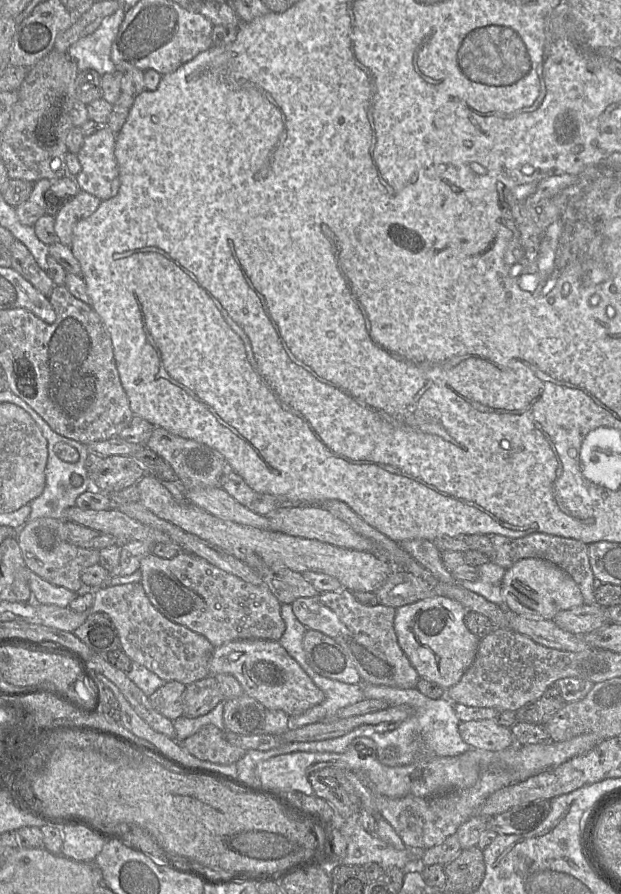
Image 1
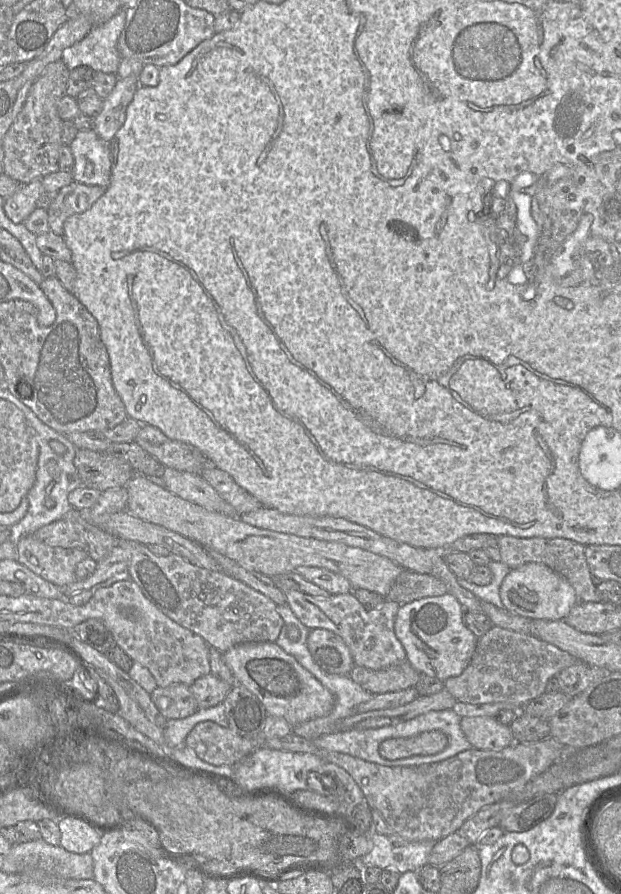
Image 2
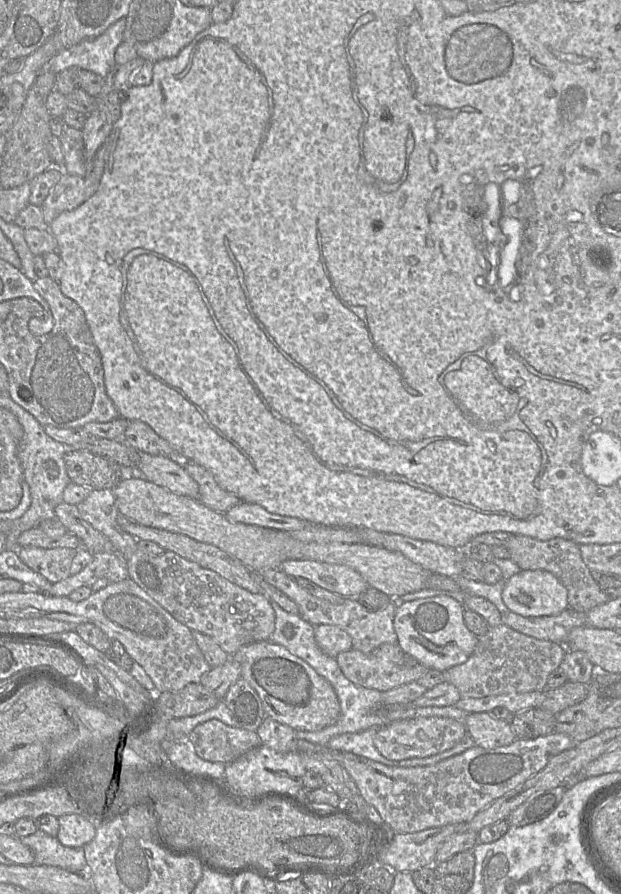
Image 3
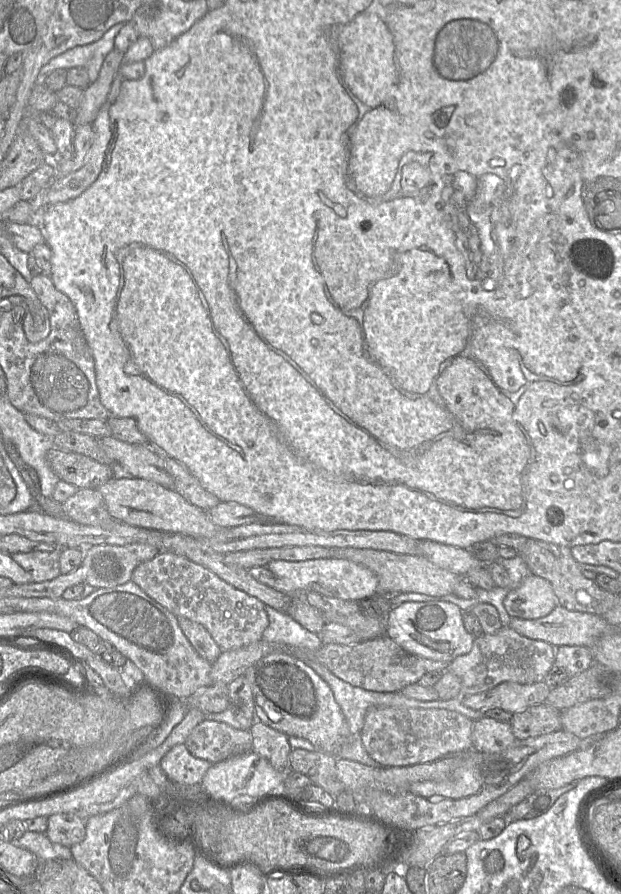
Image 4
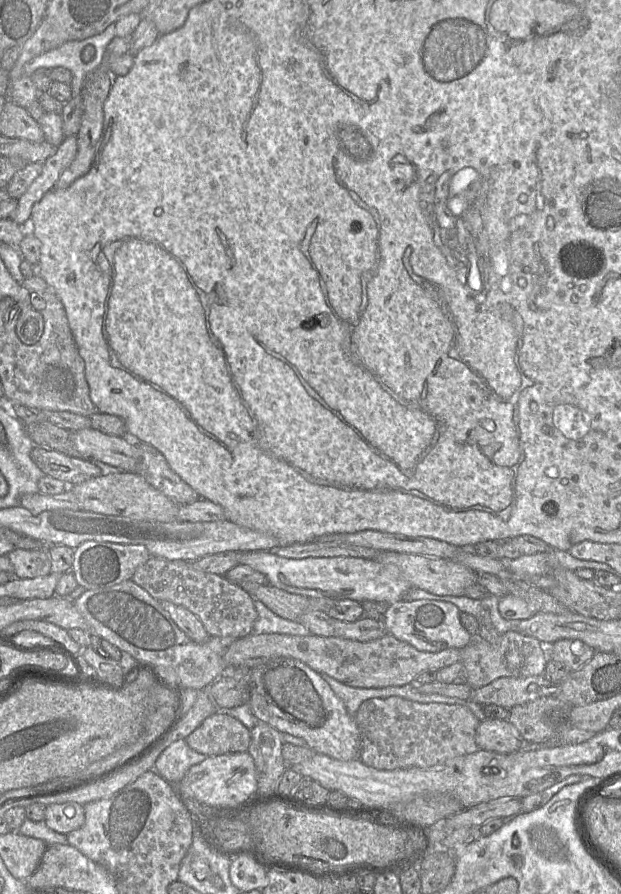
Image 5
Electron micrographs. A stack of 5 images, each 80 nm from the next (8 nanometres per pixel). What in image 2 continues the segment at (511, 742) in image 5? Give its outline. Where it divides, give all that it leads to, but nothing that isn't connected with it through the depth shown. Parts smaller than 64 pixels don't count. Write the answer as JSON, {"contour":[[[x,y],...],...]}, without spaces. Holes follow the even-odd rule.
{"contour":[[[489,716],[462,717],[460,727],[466,739],[478,750],[499,751],[514,743],[510,725],[504,725]]]}

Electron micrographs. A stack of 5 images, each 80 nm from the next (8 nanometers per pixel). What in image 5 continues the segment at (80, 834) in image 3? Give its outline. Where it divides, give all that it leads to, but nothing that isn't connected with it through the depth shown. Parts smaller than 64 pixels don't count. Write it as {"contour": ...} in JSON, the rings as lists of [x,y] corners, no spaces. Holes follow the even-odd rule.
{"contour":[[[76,802],[48,805],[45,809],[45,823],[55,832],[67,835],[84,825],[83,805]]]}

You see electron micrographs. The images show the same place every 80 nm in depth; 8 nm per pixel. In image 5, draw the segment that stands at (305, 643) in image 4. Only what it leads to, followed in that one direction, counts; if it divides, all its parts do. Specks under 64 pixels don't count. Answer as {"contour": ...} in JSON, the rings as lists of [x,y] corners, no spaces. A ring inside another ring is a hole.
{"contour":[[[257,599],[254,600],[254,606],[258,617],[253,627],[253,634],[286,634],[291,636],[310,634],[300,622],[290,621],[276,615]]]}

